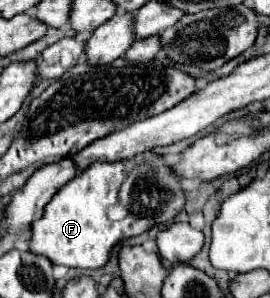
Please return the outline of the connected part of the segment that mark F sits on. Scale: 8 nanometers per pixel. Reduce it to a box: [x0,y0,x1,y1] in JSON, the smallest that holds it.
[30,152,186,268]

